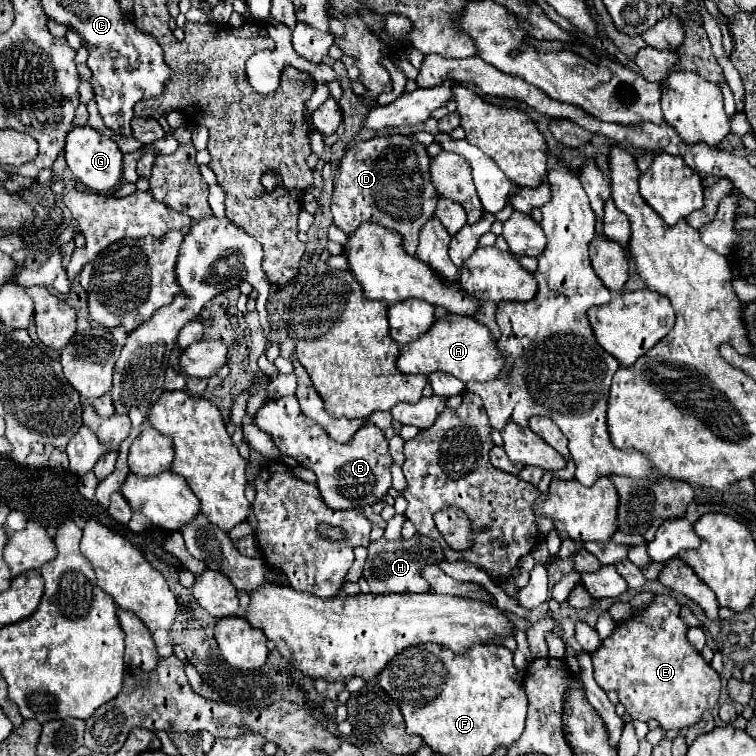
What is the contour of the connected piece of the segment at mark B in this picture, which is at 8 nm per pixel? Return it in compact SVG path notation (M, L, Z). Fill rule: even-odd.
M285 396L277 400L269 398L267 404L263 404L257 410L253 424L273 438L275 446L283 456L293 456L299 462L299 466L315 472L321 498L333 510L373 506L381 502L387 490L391 488L389 466L393 458L387 450L387 440L383 432L373 424L363 424L355 432L351 442L333 442L327 436L327 432L323 432L323 428L319 428L313 420L307 420L307 416L303 416L299 400L295 396Z

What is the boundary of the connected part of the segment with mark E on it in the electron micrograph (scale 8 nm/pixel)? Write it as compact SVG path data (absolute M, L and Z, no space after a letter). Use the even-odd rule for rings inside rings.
M655 596L649 608L621 622L591 654L599 686L605 692L615 690L631 718L643 722L655 718L663 730L681 730L695 724L705 710L717 704L721 690L719 674L687 642L687 626L679 620L679 610L675 598Z

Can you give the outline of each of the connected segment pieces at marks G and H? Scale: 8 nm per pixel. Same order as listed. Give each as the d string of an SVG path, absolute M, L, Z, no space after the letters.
M75 126L69 134L67 134L67 148L65 148L65 160L69 170L91 190L103 192L103 194L111 194L111 190L115 190L115 186L121 180L121 150L119 146L99 134L97 130L93 130L91 126Z
M413 536L409 540L397 538L387 540L381 538L377 542L369 544L369 556L365 562L363 578L367 580L373 594L391 594L391 592L429 592L431 584L421 576L425 566L441 564L445 560L445 554L437 540L429 536Z

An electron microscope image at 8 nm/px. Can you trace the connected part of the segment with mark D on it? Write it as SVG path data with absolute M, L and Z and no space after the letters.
M375 136L355 144L341 158L341 176L335 182L331 212L335 224L345 232L355 232L361 222L375 222L403 236L405 250L415 256L419 230L433 218L437 192L429 178L429 154L423 144L397 146L385 136Z

